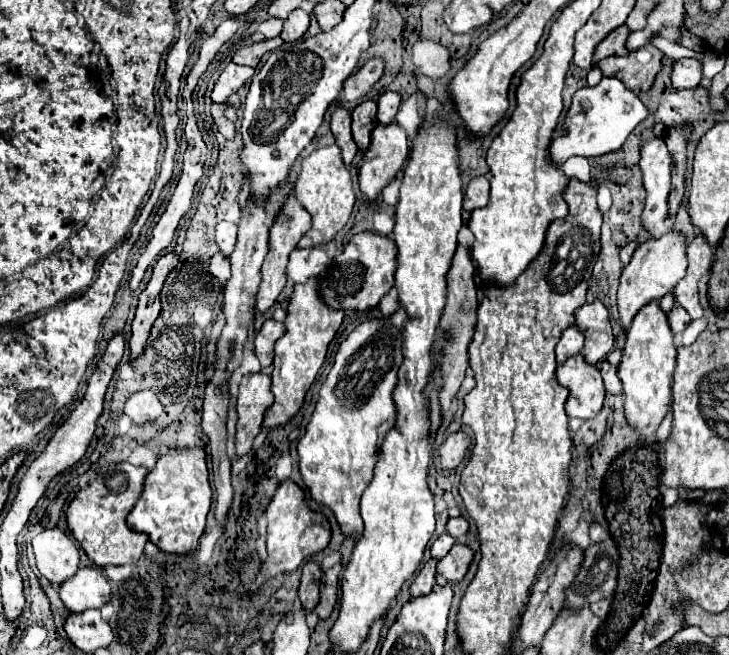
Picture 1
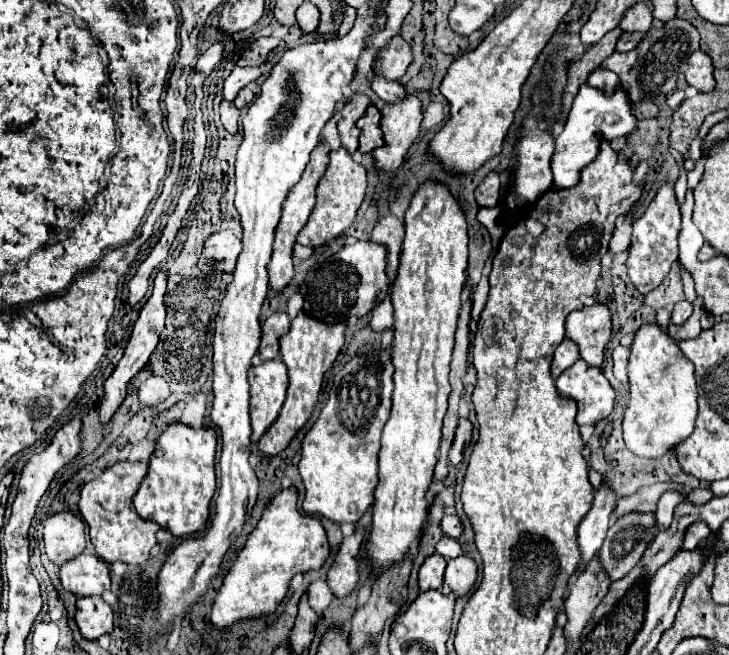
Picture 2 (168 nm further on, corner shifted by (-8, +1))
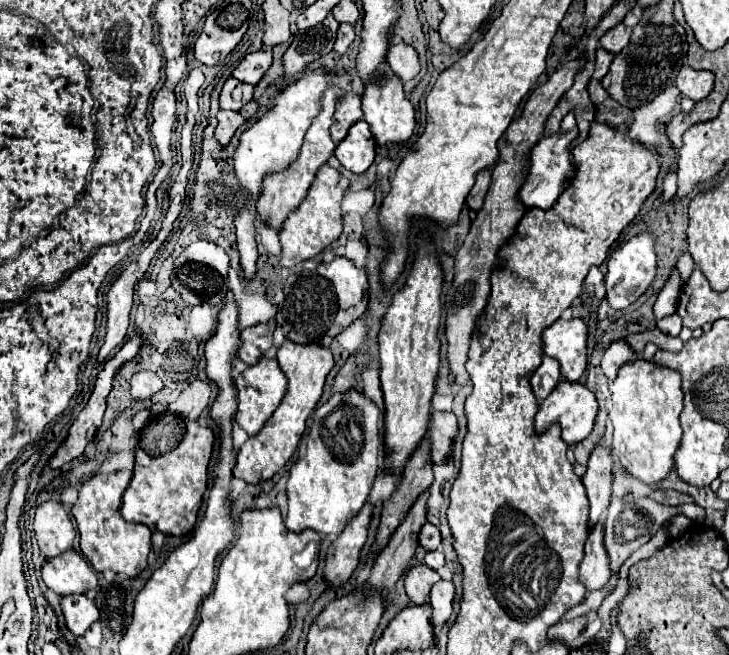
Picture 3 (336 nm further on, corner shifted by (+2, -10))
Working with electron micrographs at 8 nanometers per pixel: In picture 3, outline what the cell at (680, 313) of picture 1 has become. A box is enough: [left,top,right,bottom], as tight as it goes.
[657,314,681,336]

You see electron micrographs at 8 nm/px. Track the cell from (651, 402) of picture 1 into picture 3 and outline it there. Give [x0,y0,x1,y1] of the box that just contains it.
[609,358,683,484]

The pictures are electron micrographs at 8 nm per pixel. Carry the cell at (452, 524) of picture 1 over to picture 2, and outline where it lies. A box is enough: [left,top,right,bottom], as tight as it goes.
[441,515,463,539]

